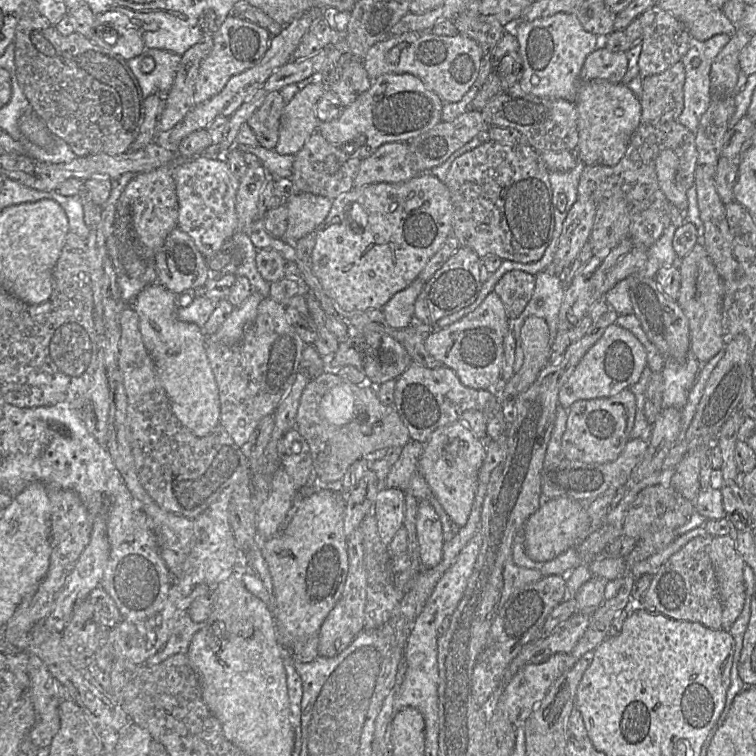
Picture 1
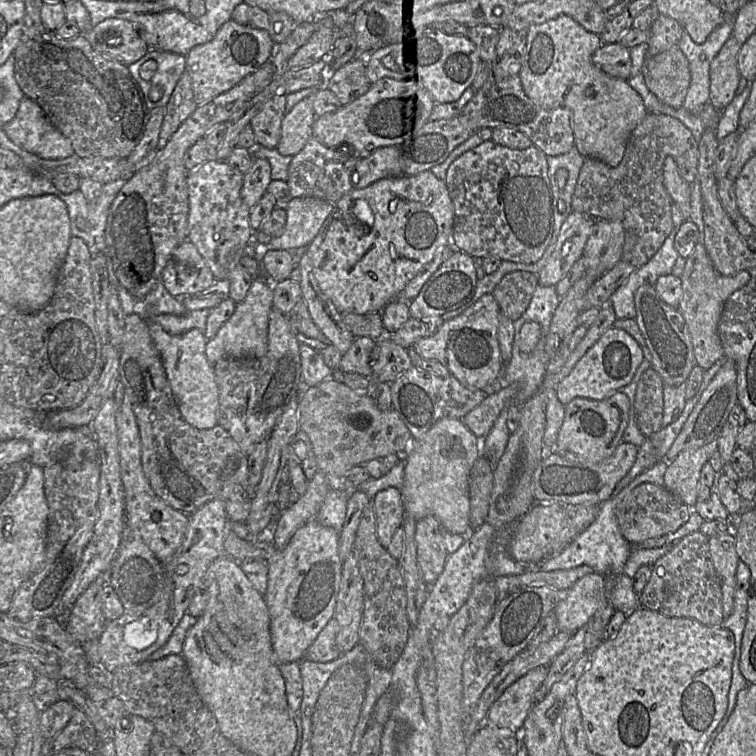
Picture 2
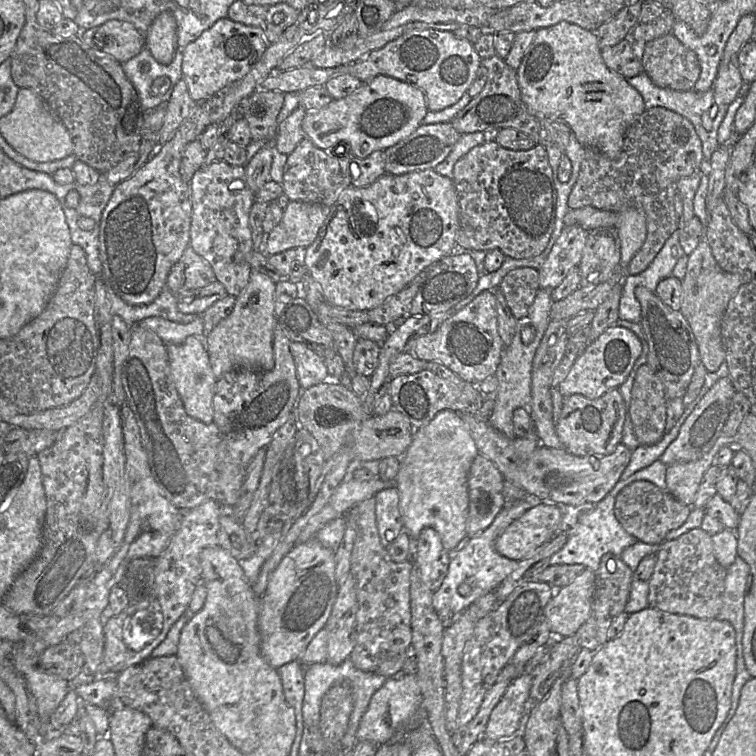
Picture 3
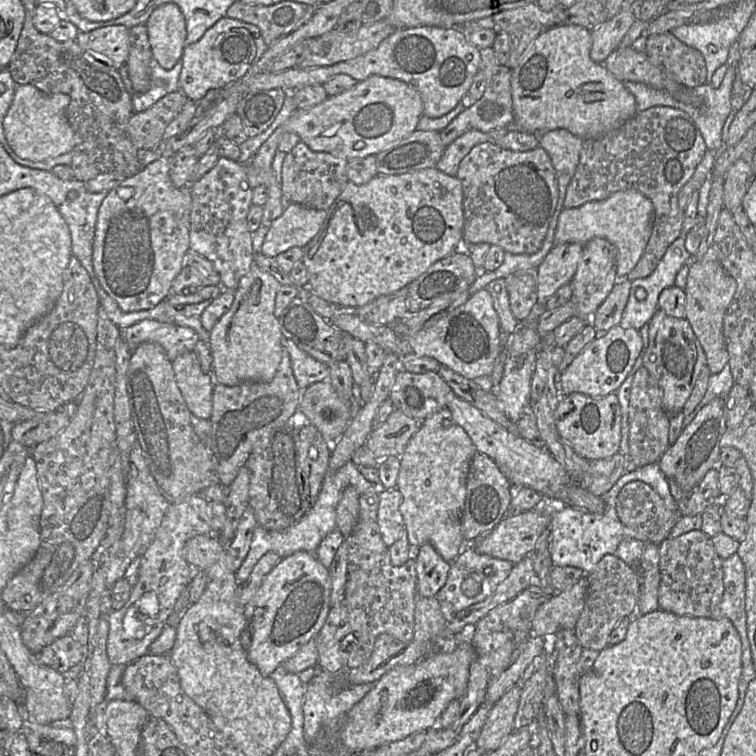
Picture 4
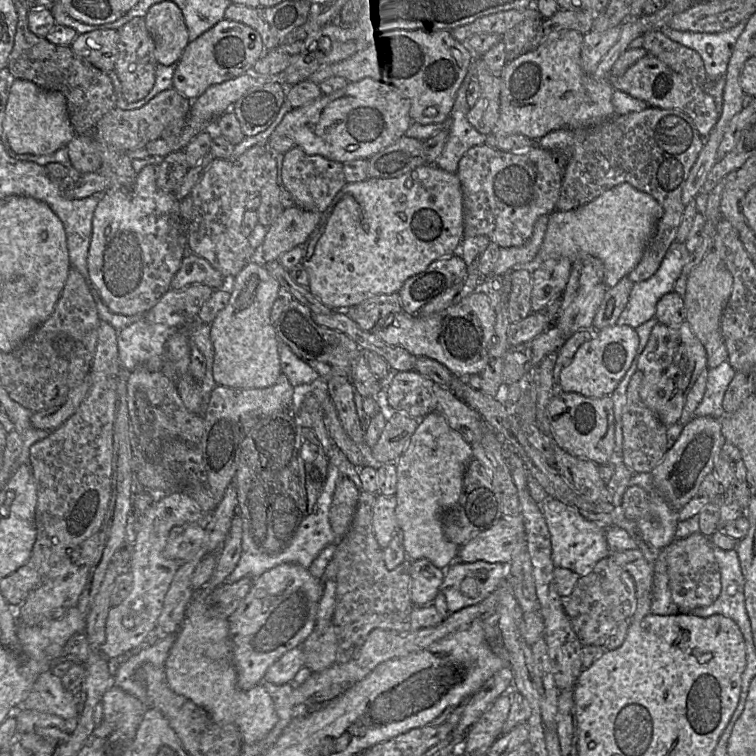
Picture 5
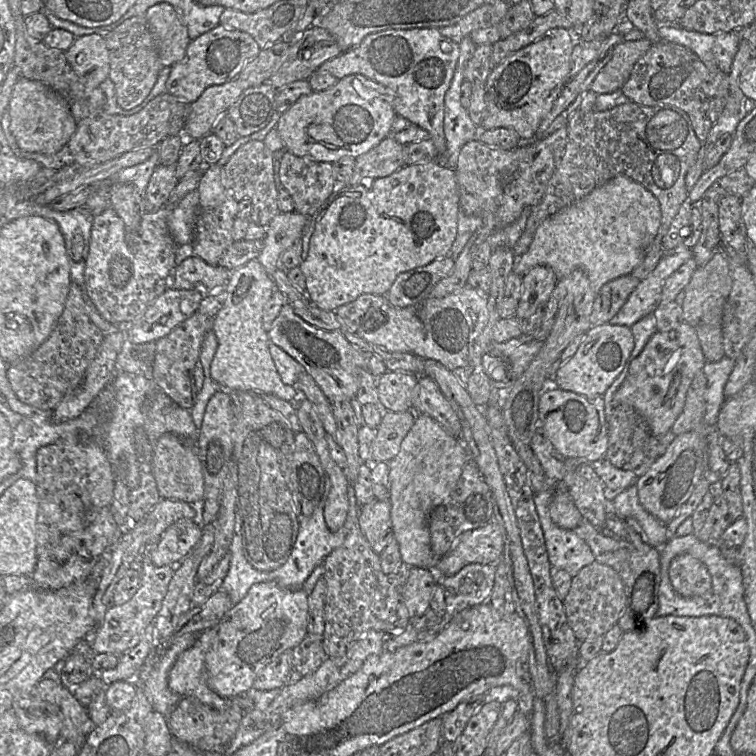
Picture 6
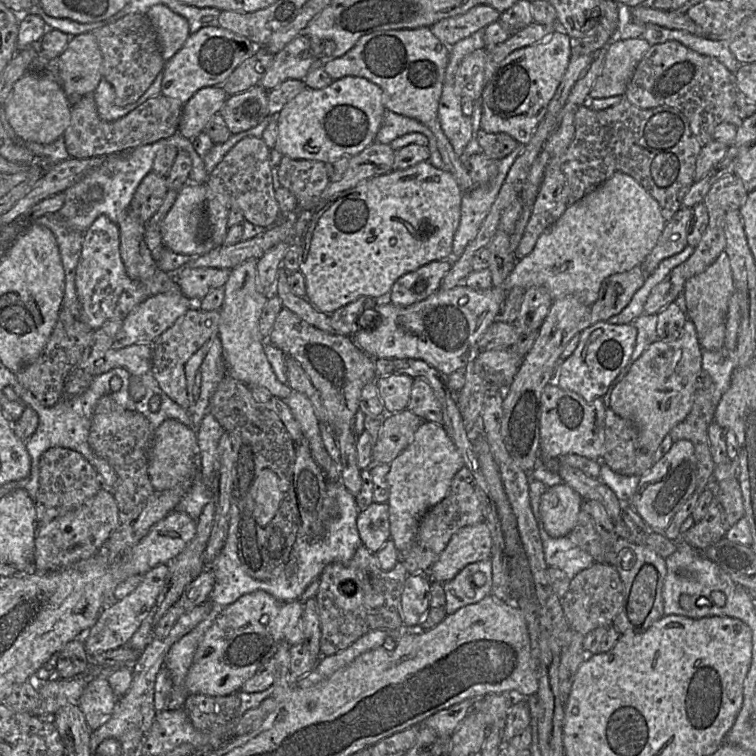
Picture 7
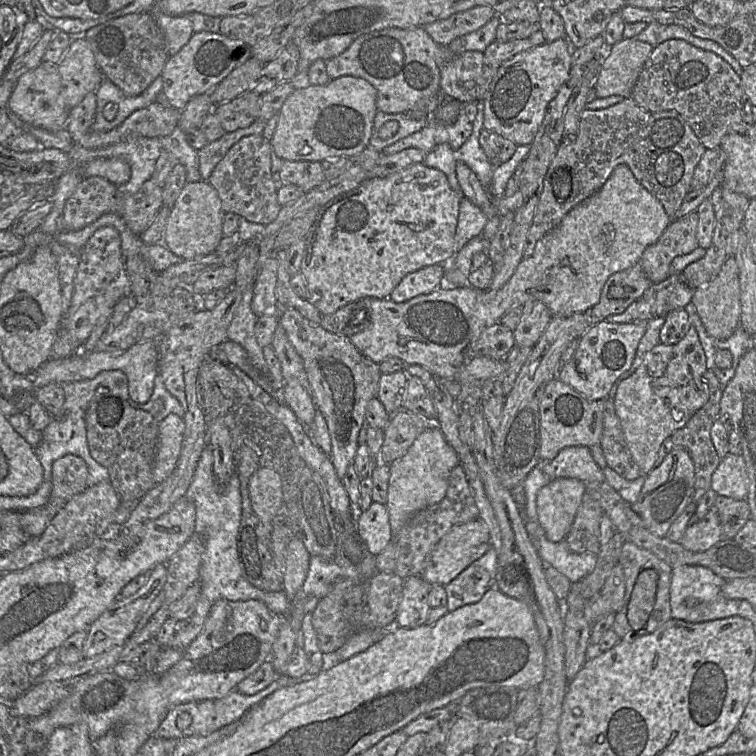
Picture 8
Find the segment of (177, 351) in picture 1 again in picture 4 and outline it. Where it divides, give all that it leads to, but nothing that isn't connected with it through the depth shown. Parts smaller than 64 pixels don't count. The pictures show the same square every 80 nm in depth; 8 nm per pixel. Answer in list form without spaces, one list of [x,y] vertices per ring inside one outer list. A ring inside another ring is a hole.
[[[183,353],[171,364],[176,383],[189,411],[198,418],[209,419],[212,414],[214,384],[210,374],[202,371],[196,353]]]

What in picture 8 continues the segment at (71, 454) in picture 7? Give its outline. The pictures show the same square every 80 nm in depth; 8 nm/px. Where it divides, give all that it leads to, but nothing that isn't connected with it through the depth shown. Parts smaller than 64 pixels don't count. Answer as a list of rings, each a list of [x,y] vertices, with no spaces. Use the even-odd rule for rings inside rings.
[[[67,454],[52,464],[52,490],[45,507],[59,511],[87,487],[88,469],[78,456]]]

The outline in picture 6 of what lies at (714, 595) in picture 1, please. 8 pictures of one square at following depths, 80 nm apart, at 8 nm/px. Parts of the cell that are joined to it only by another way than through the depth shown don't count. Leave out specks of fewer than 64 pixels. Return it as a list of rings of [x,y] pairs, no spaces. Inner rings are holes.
[[[681,554],[669,565],[673,589],[683,597],[701,596],[711,590],[712,579],[706,566],[689,554]]]

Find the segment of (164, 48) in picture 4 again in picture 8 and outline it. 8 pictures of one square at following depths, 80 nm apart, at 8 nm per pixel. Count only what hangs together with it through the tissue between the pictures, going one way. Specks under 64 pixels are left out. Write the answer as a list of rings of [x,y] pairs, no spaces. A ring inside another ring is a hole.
[[[156,14],[155,21],[163,34],[169,57],[177,54],[194,34],[193,24],[187,16]]]

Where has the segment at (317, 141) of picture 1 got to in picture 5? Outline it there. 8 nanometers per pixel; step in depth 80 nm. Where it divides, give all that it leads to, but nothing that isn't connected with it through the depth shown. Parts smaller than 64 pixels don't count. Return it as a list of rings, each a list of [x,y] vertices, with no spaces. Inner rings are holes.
[[[299,146],[285,153],[282,169],[283,186],[295,201],[295,205],[312,212],[323,213],[338,192],[347,183],[343,163],[329,160],[321,155],[308,155]]]

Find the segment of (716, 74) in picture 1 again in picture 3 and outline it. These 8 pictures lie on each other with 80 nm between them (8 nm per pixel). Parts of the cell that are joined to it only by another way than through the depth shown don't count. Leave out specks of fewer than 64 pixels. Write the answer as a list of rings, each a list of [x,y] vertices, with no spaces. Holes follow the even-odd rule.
[[[732,58],[727,64],[719,64],[717,75],[711,89],[717,105],[730,105],[737,96],[743,83],[738,69],[738,58]]]

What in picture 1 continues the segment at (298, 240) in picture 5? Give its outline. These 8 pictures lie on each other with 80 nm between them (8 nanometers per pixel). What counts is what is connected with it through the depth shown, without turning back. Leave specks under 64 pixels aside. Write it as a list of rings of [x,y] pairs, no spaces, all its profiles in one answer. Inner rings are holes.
[[[300,193],[290,197],[287,201],[288,226],[281,239],[295,245],[305,235],[316,232],[329,214],[332,201],[311,193]]]

